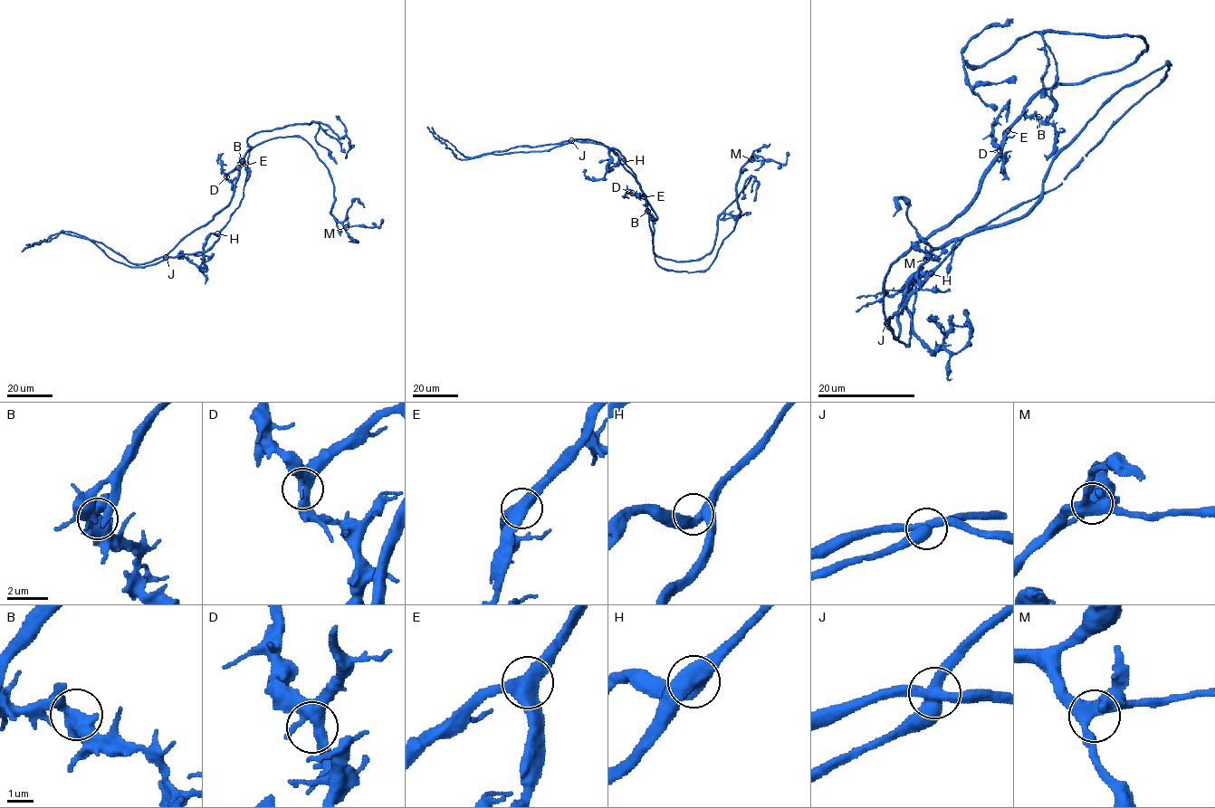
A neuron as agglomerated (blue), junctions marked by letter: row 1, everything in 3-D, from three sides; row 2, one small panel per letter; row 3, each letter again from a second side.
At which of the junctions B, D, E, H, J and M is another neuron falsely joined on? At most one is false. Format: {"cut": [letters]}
{"cut": ["J"]}

